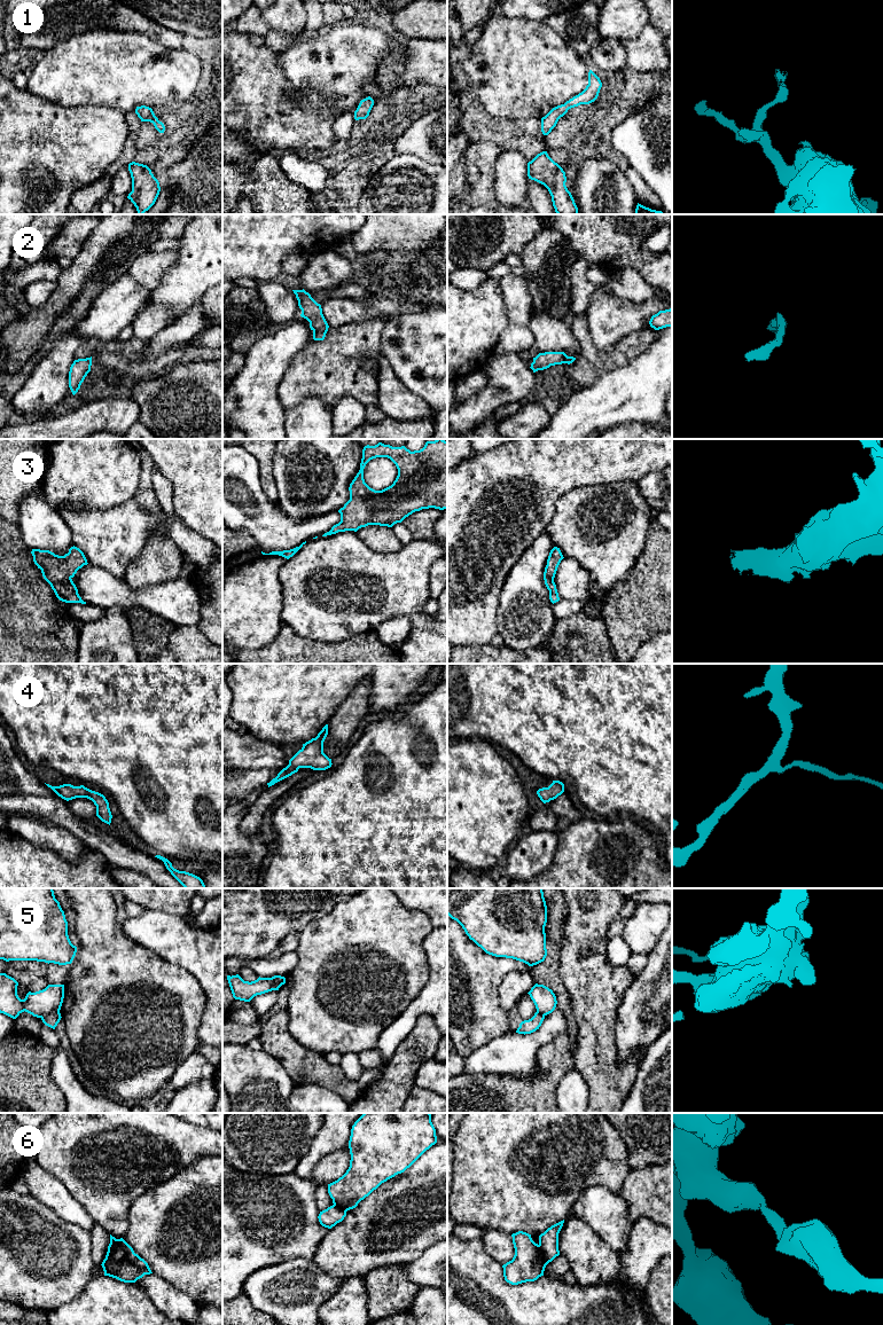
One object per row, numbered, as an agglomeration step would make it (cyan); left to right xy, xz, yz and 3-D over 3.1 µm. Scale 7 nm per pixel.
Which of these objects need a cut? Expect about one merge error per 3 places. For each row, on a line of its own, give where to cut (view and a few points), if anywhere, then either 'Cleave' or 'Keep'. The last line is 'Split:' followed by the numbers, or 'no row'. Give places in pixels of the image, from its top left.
1: No split. Keep
2: No split. Keep
3: No split. Keep
4: No split. Keep
5: Split along xy (59, 1010), (48, 1012), (41, 1018). Cleave
6: Split along yz (538, 1245), (548, 1262). Cleave
Split: 5, 6

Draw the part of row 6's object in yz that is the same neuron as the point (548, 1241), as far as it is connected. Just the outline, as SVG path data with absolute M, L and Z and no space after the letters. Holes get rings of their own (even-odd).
M564 1220L548 1228L539 1236L539 1248L545 1259L552 1262L560 1255L558 1250L558 1233L563 1226Z

